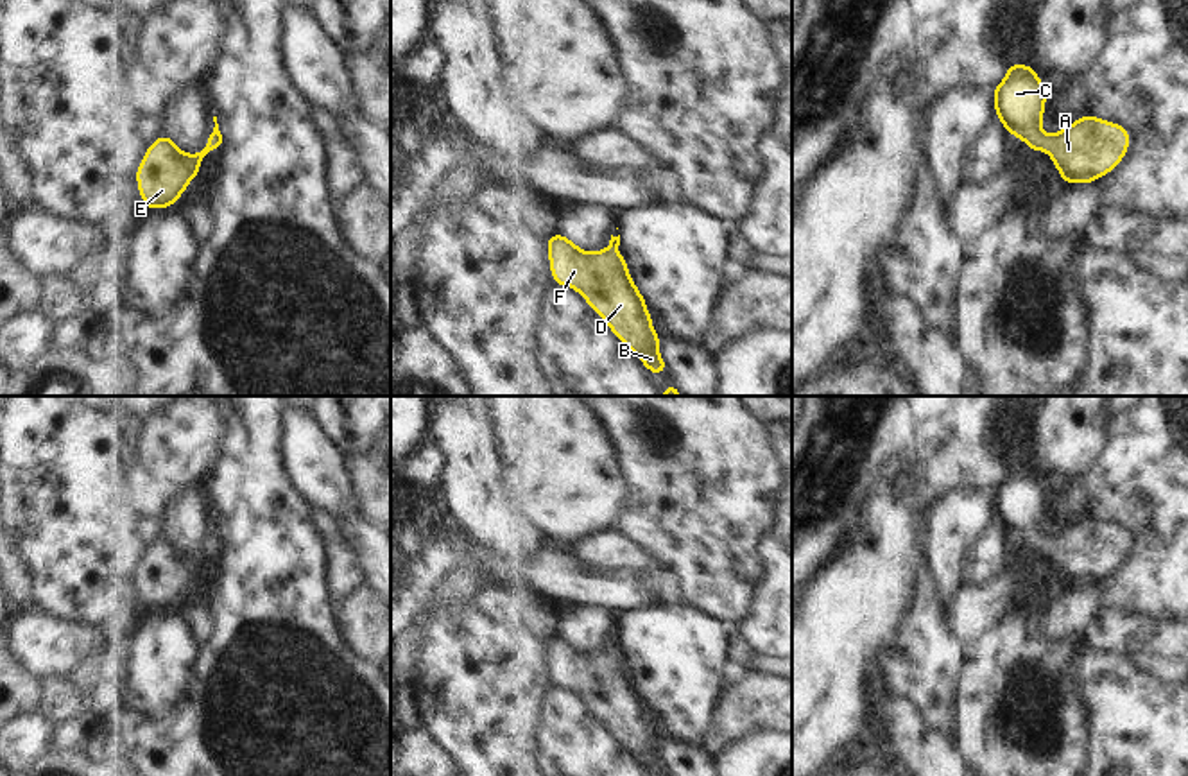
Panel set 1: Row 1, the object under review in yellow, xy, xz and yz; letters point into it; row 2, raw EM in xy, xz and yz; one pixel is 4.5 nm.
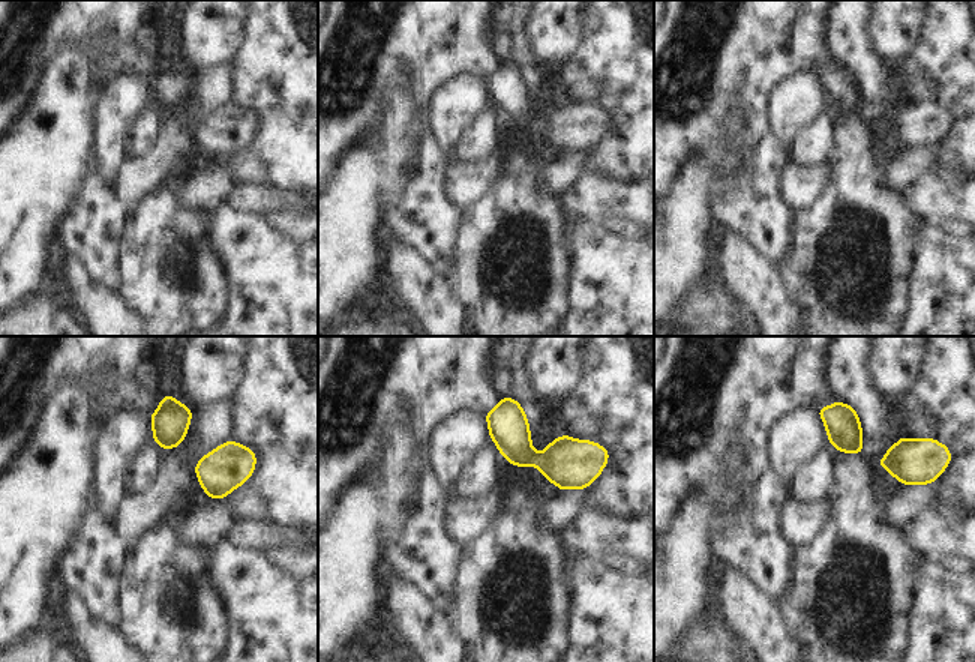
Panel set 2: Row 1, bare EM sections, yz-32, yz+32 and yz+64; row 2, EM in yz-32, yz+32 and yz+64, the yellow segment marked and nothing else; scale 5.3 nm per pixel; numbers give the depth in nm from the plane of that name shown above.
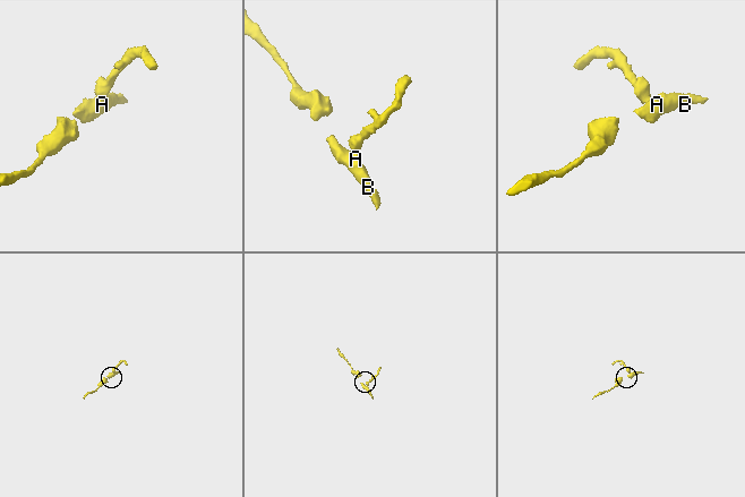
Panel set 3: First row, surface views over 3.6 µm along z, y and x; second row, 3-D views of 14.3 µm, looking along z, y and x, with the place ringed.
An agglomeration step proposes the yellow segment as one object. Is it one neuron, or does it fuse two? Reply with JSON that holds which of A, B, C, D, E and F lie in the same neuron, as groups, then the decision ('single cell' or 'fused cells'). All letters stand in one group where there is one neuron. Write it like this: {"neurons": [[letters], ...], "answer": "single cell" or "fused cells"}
{"neurons": [["A", "B", "C", "D", "E", "F"]], "answer": "single cell"}

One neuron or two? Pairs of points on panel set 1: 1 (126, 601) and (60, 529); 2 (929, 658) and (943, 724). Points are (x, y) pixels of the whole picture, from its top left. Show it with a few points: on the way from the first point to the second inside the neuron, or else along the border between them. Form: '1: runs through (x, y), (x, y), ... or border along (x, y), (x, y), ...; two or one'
1: runs through (108, 583), (83, 558), (77, 547); one
2: runs through (929, 674), (936, 708); one

